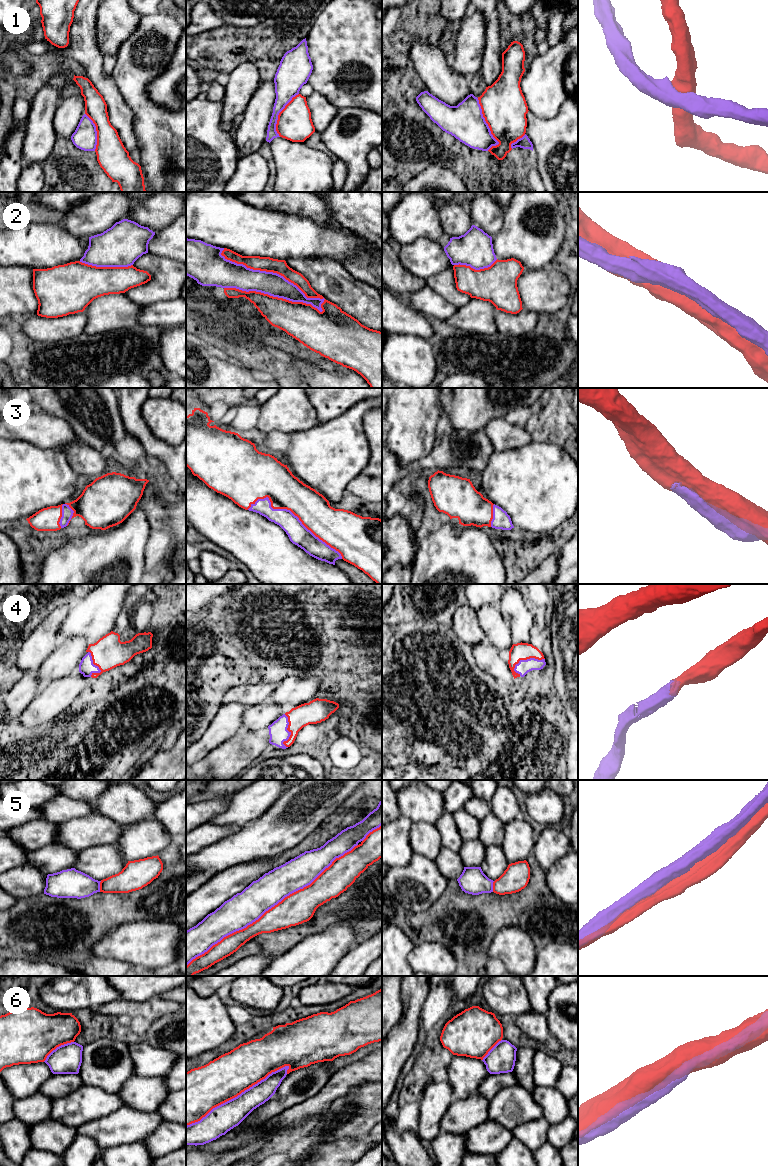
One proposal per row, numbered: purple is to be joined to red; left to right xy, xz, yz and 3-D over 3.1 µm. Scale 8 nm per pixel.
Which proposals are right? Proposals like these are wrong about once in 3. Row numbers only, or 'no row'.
1, 2, 3, 4

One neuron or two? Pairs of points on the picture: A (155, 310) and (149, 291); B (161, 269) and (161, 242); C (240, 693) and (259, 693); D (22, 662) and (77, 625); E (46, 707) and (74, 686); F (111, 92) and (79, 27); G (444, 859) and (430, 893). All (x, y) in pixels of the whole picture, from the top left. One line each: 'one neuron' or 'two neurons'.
A: two neurons
B: two neurons
C: one neuron
D: two neurons
E: one neuron
F: one neuron
G: two neurons

